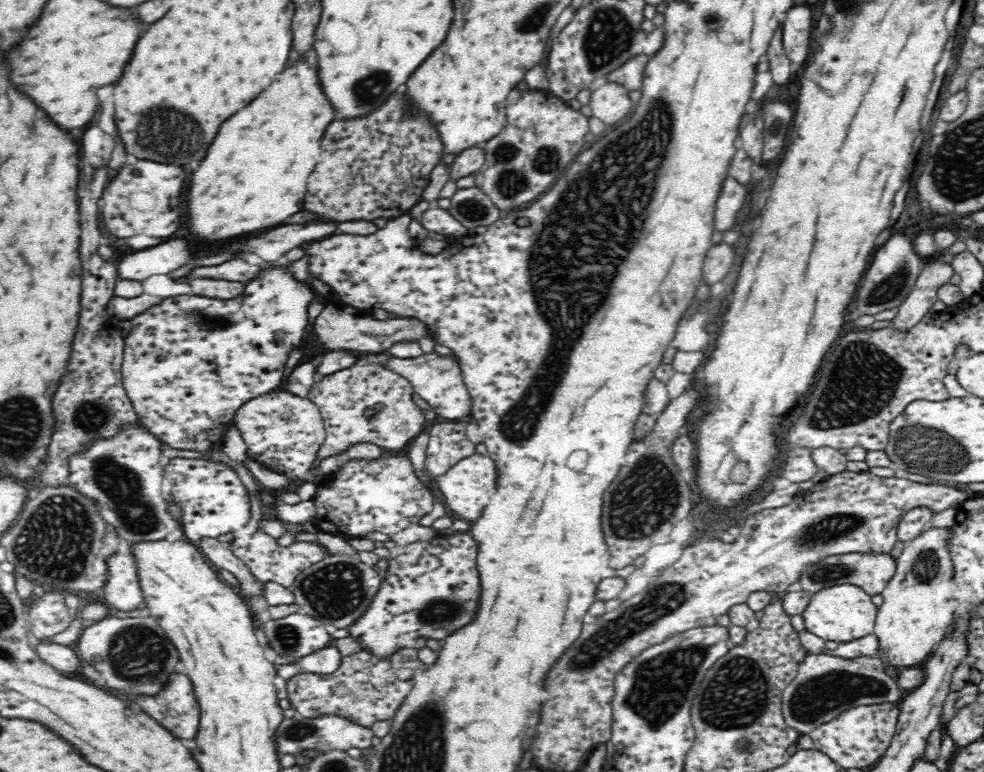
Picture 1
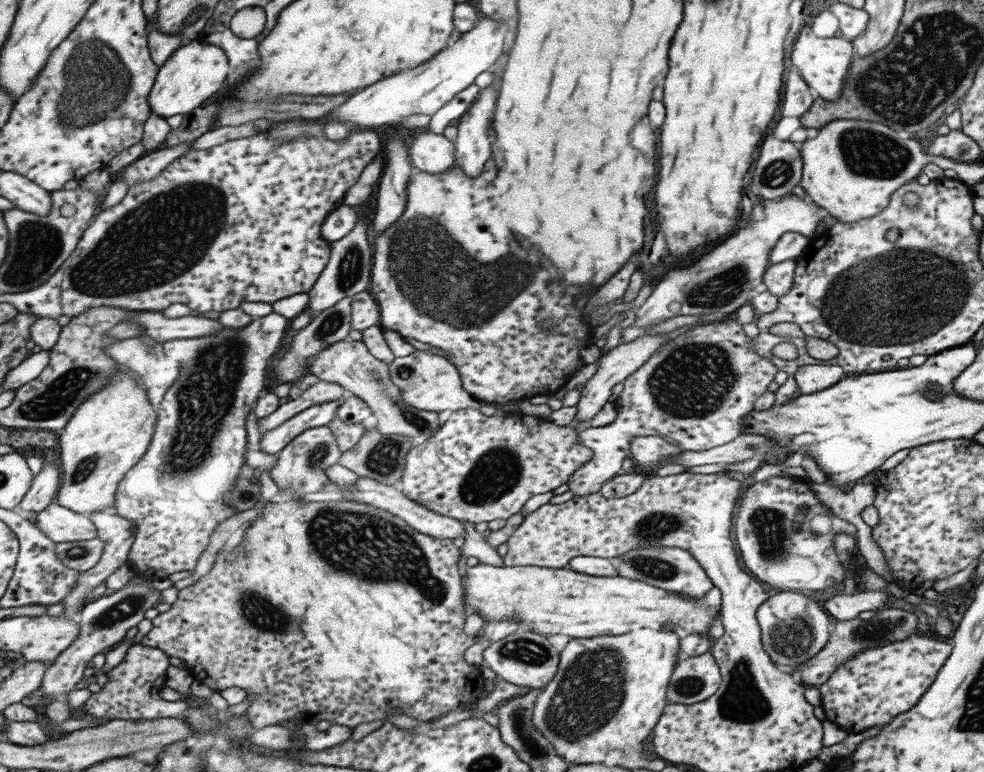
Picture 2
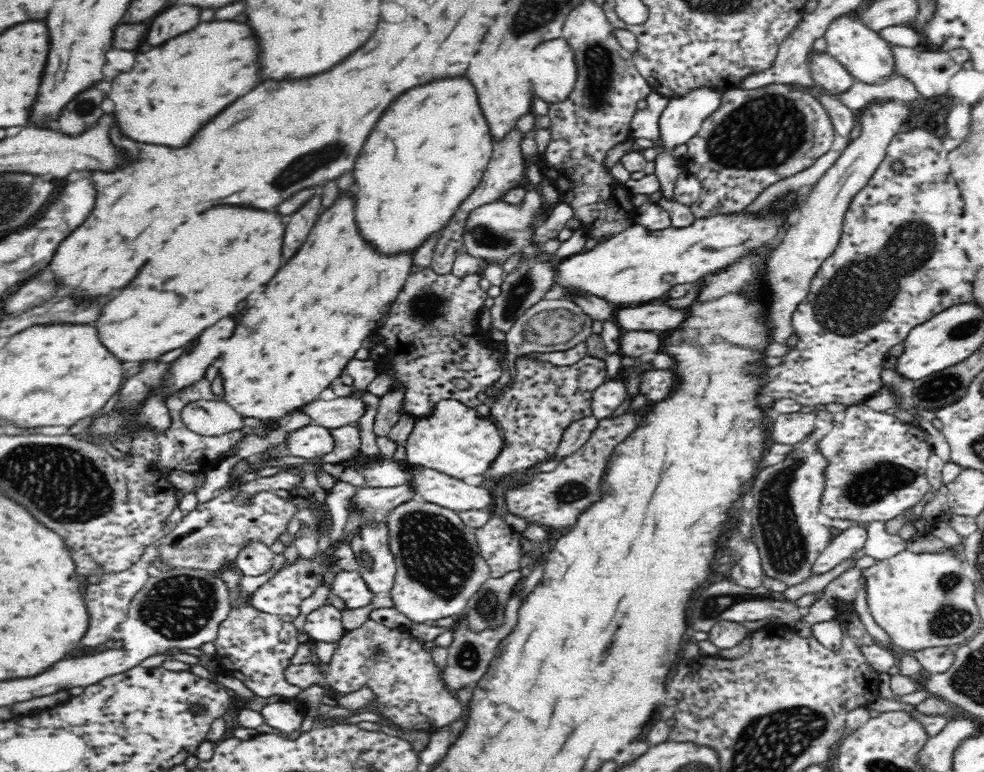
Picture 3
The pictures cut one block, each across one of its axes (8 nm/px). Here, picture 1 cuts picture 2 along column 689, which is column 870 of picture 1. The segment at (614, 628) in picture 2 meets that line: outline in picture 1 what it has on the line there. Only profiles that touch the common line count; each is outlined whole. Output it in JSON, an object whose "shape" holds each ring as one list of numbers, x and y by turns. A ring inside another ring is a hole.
{"shape":[[837,584,815,592,802,614,806,632,815,634,822,640,832,642,852,642,857,638,872,634,876,622,877,609,871,596,859,586,853,584]]}

